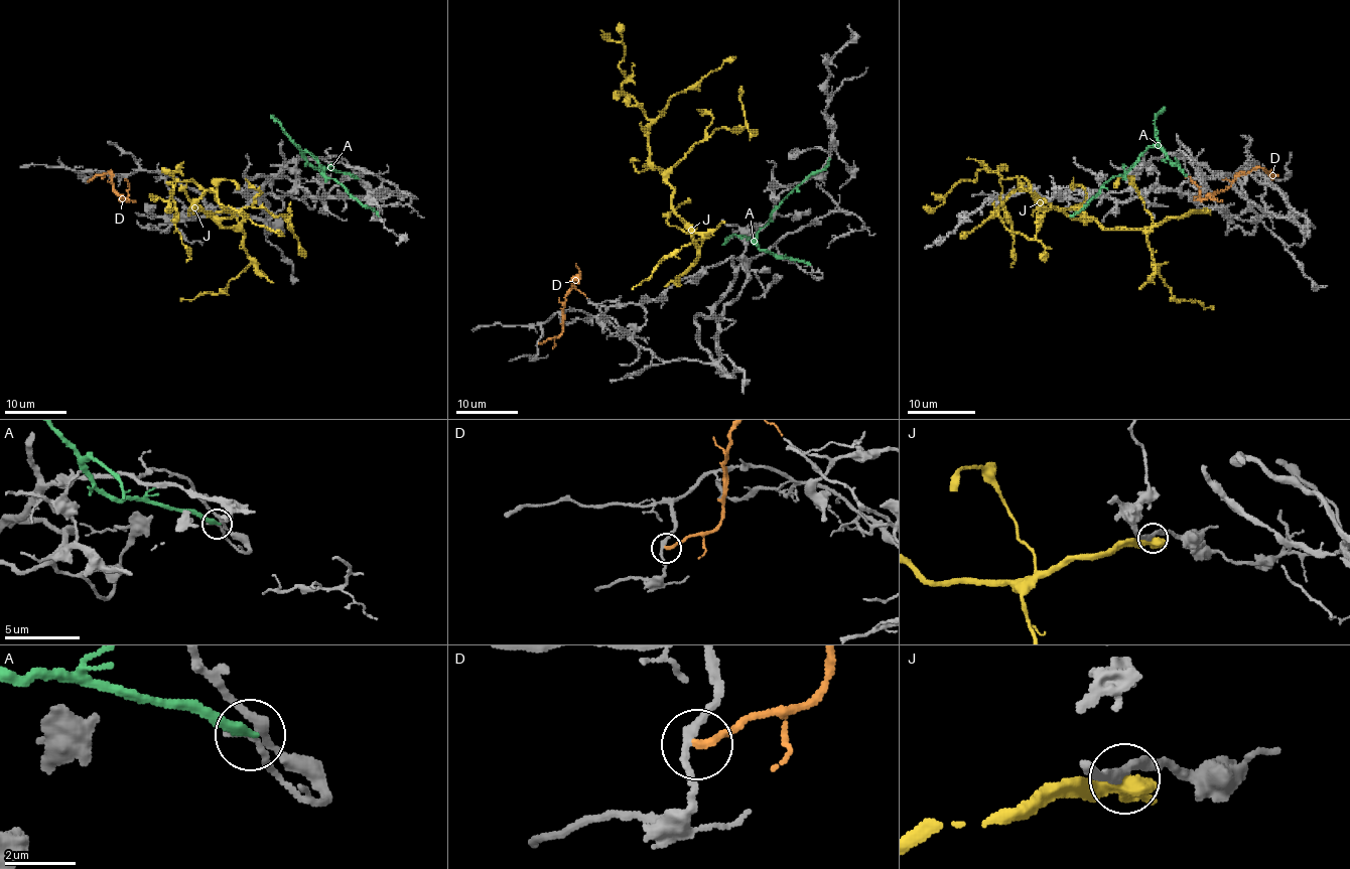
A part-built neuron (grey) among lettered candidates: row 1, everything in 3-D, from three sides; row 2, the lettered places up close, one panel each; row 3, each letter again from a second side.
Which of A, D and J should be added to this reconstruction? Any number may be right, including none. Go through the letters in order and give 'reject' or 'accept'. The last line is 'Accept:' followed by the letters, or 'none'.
A: reject
D: reject
J: reject
Accept: none

